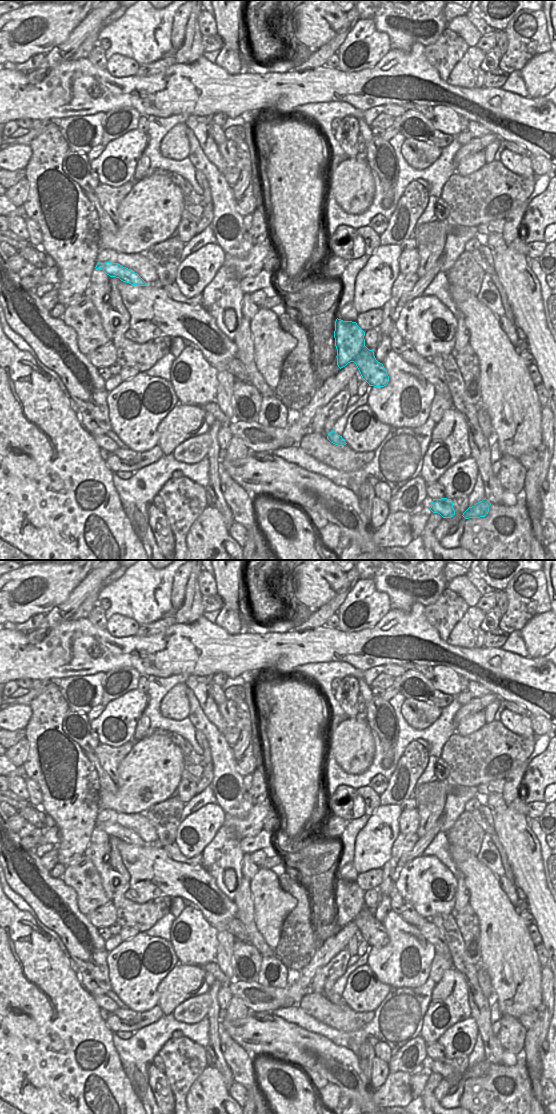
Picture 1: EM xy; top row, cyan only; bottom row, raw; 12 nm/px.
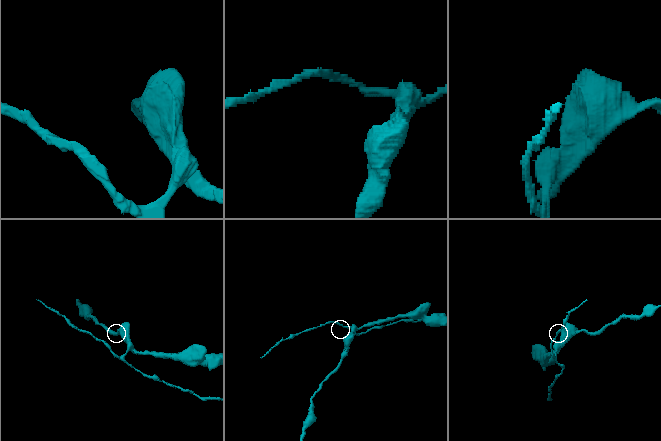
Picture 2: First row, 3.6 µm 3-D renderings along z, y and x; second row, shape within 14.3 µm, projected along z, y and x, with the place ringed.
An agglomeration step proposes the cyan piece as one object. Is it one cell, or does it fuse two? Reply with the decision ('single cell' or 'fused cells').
fused cells

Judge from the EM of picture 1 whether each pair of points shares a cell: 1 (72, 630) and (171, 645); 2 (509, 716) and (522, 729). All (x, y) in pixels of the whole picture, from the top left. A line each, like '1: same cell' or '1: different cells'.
1: same cell
2: same cell

